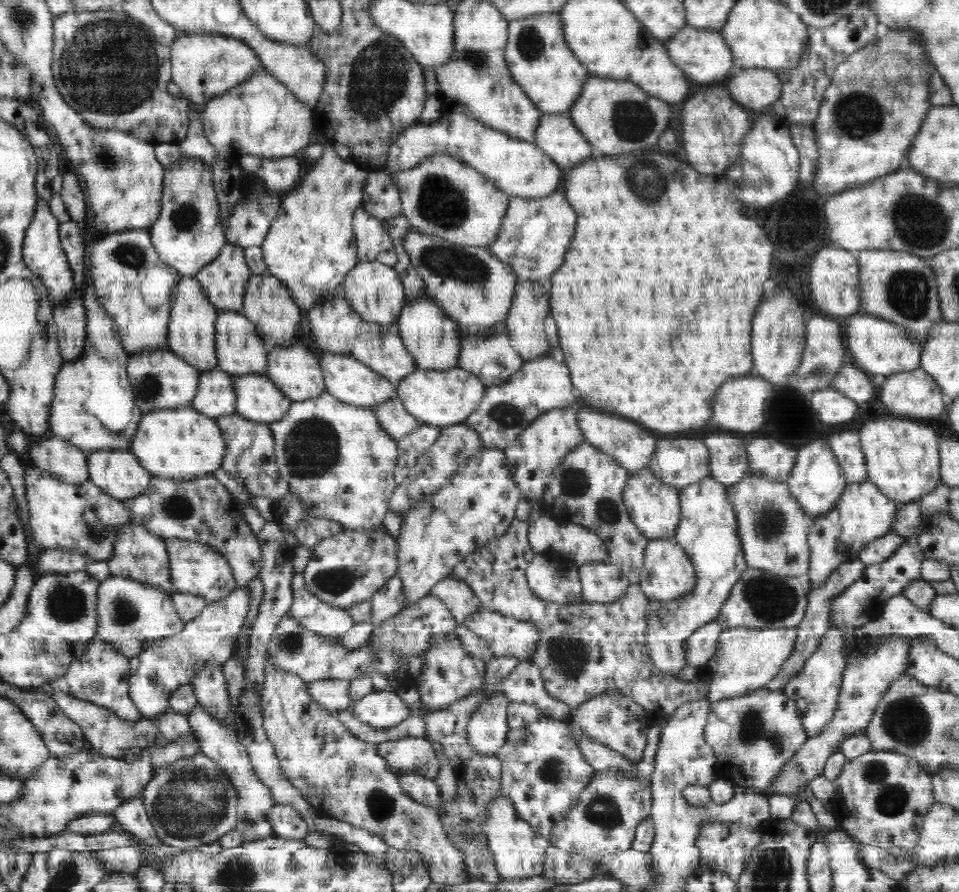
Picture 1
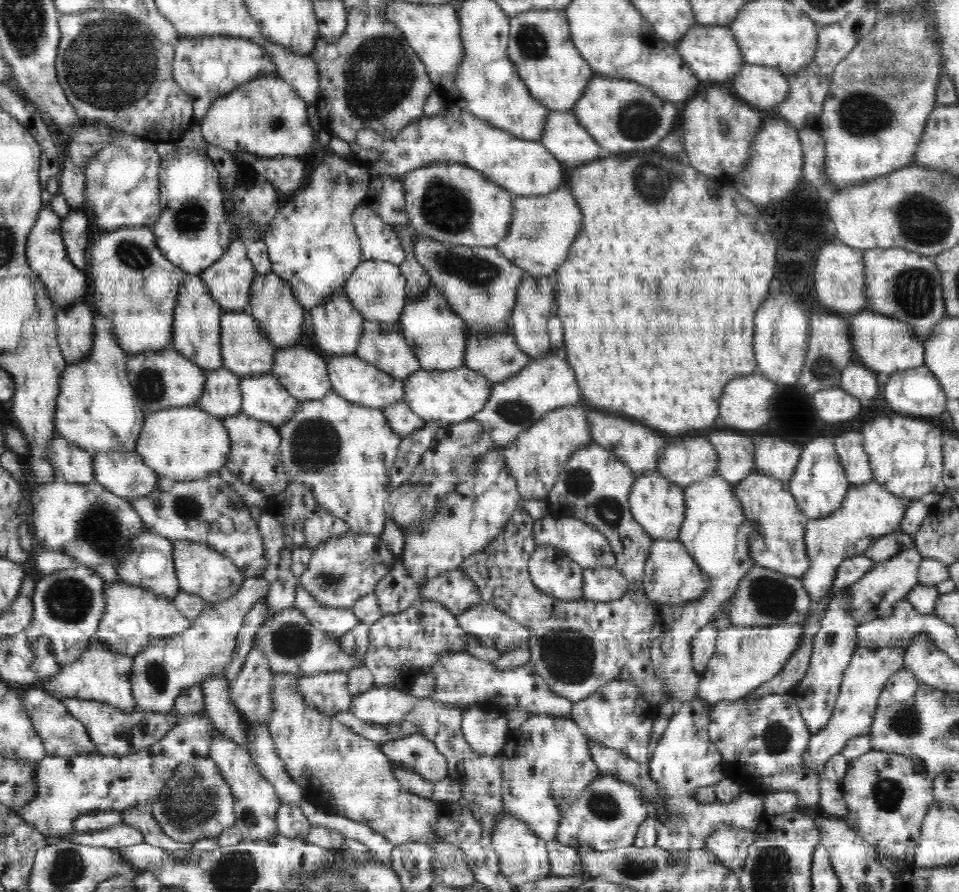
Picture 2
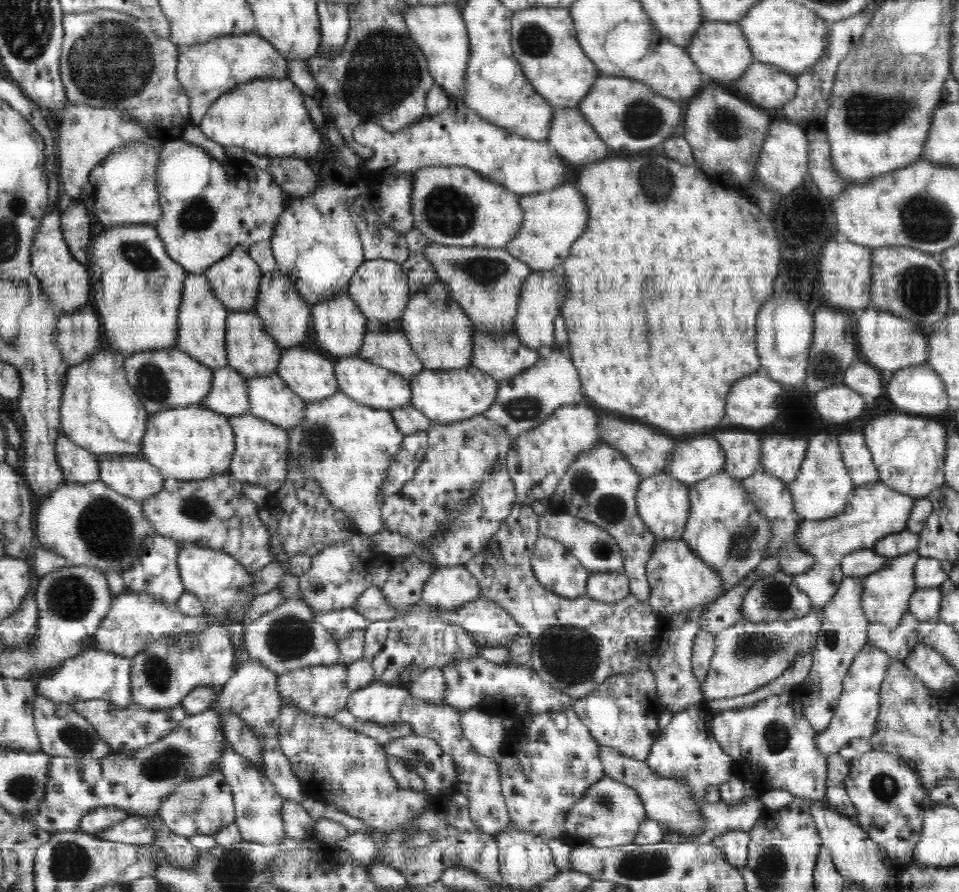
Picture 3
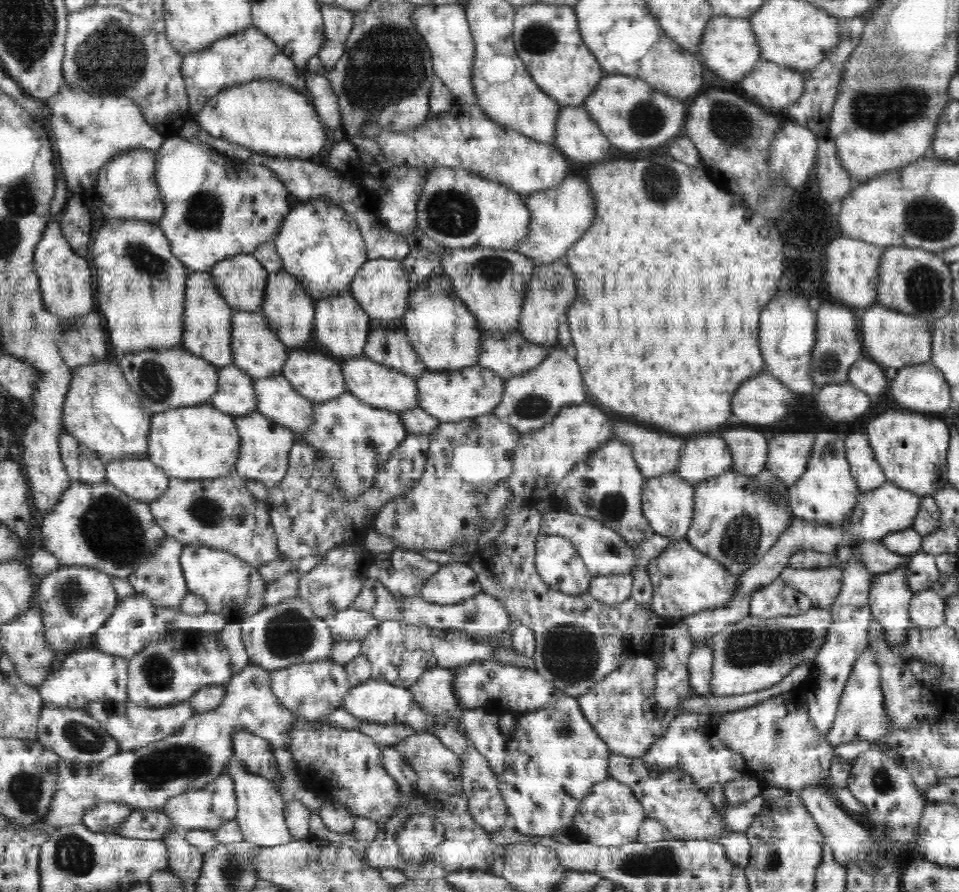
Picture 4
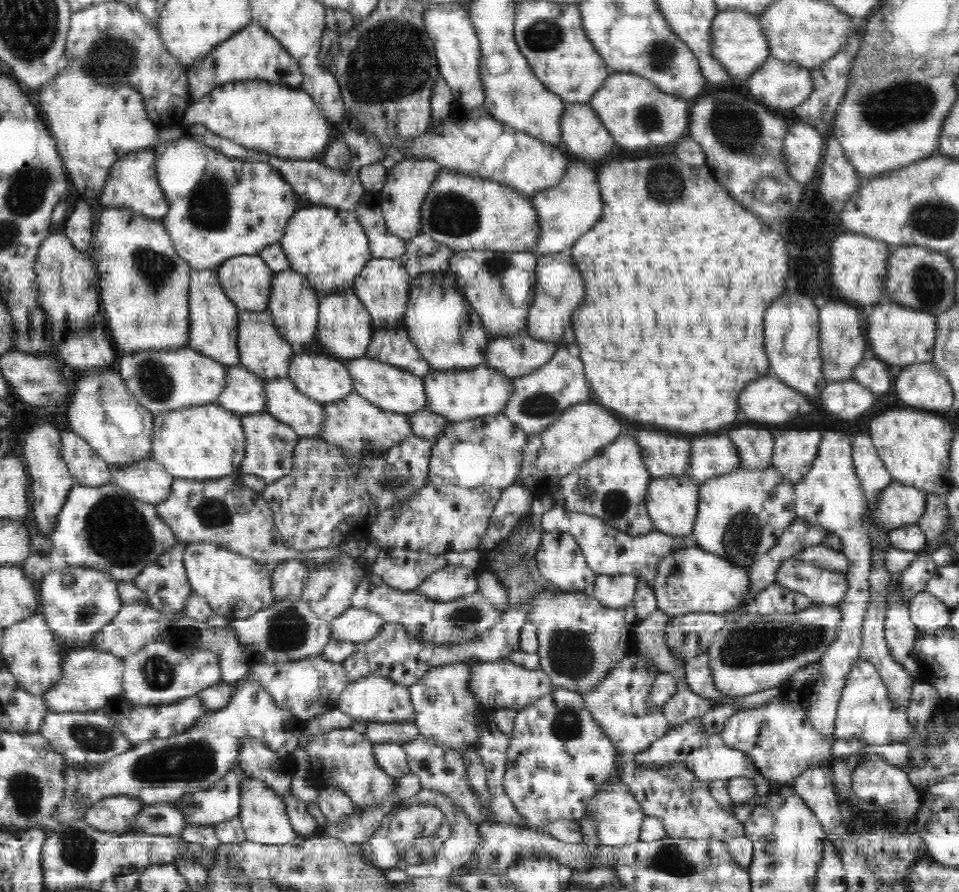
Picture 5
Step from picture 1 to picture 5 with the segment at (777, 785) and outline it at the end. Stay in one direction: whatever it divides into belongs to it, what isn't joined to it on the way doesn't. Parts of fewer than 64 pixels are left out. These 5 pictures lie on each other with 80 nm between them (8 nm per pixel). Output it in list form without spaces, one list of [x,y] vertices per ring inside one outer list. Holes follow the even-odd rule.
[[[860,657],[852,665],[851,672],[848,674],[846,685],[842,690],[840,702],[837,706],[835,729],[832,738],[834,740],[858,739],[866,741],[868,745],[881,745],[903,742],[904,739],[913,737],[913,734],[916,732],[914,726],[908,721],[907,709],[895,708],[893,699],[888,695],[889,690],[882,683],[880,674],[873,664]]]

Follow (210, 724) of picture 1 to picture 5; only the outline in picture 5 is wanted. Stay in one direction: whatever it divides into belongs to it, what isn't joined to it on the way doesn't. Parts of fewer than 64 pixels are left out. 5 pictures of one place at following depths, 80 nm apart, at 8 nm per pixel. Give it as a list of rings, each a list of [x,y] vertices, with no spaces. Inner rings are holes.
[[[246,777],[241,782],[240,790],[239,817],[245,832],[245,840],[258,844],[282,845],[292,842],[298,836],[288,819],[283,798],[266,783]]]

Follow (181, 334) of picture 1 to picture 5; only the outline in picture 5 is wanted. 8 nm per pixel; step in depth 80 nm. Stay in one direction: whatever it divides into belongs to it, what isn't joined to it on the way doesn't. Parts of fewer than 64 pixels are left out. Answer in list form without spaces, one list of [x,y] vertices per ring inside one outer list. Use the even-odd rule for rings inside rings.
[[[214,269],[192,270],[189,281],[190,336],[186,346],[224,366],[238,365],[238,308],[224,294],[217,272]]]

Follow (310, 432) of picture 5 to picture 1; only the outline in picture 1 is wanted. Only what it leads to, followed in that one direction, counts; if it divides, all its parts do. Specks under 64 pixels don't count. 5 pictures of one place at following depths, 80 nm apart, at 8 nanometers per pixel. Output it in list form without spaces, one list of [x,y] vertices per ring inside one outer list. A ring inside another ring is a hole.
[[[265,374],[235,375],[233,387],[235,412],[259,423],[280,420],[292,402]]]

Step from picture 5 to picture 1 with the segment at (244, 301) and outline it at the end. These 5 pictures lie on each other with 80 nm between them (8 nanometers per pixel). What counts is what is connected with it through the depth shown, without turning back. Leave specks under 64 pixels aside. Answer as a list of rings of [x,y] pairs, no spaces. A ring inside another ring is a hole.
[[[223,246],[218,256],[194,276],[220,312],[240,311],[243,307],[245,286],[252,276],[243,252],[241,246]]]

